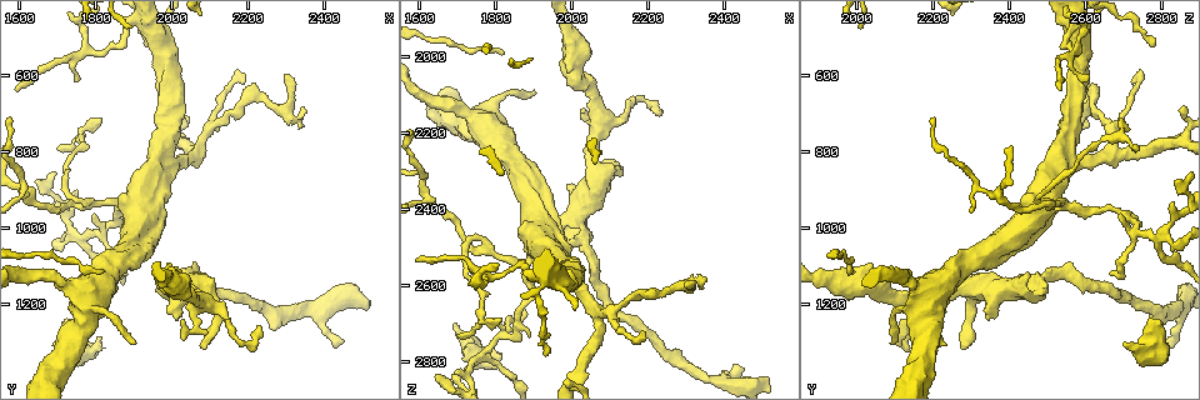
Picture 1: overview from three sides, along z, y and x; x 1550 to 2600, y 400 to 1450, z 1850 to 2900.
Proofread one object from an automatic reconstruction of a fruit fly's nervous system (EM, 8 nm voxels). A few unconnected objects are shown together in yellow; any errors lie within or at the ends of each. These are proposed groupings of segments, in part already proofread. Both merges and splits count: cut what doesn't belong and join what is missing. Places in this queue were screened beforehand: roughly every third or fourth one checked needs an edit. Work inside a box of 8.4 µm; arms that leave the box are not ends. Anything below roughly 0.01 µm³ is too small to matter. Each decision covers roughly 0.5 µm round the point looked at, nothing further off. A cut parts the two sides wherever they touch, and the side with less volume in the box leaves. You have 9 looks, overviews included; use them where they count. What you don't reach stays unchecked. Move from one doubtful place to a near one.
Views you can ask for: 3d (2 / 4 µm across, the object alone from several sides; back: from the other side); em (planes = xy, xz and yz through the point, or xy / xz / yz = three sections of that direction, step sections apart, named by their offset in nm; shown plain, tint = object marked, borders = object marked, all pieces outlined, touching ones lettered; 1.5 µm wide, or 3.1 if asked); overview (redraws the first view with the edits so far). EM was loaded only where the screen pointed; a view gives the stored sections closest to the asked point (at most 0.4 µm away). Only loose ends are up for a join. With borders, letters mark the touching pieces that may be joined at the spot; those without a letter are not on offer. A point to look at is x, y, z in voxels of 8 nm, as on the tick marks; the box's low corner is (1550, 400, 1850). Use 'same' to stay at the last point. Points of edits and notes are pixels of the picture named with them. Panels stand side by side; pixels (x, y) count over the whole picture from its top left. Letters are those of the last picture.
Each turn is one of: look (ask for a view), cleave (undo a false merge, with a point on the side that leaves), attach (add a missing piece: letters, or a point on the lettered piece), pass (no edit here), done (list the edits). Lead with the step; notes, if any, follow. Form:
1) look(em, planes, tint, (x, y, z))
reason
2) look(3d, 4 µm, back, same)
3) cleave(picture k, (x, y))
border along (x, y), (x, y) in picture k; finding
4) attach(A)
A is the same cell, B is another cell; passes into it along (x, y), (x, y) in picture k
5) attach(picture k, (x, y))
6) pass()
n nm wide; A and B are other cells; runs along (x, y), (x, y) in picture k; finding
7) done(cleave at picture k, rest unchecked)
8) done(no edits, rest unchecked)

look(em, xy, step 4, borders, (2350, 685, 2580))

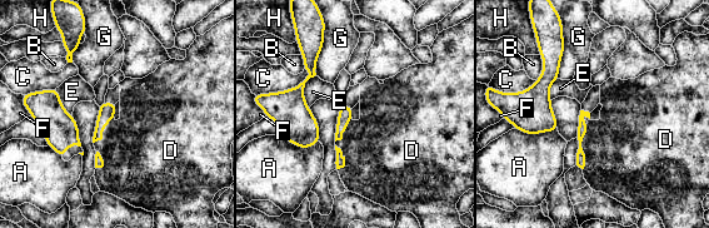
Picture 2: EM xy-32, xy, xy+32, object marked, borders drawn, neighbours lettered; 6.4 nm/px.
look(em, xz, step 8, borders, same)

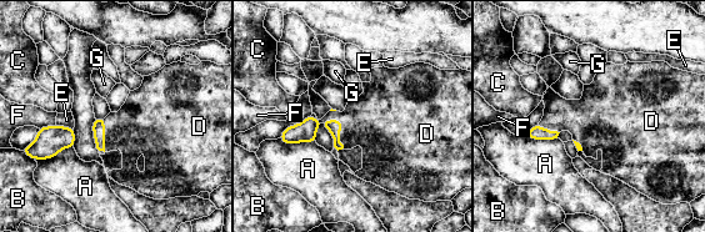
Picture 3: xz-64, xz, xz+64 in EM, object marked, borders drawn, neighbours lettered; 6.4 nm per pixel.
attach(D)
D touches over 300 nm; D is the same cell, A, B, C, E, F and G are other cells; passes into it along (334, 126), (340, 120), (379, 121) in picture 3; it goes on there

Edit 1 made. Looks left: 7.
look(3d, 2 µm, (2075, 795, 2680))
three-way junction

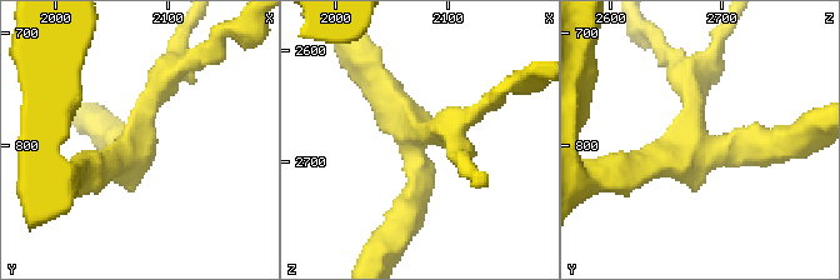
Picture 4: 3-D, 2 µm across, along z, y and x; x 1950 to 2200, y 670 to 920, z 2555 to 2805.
look(em, xy, step 4, tint, (2074, 794, 2676))
3 arms; shape alone is not enough

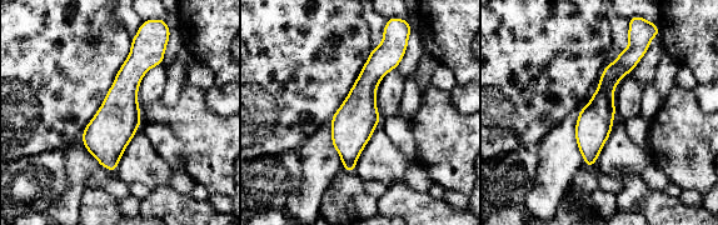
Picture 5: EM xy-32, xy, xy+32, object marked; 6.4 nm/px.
look(em, xy, step 4, borders, same)

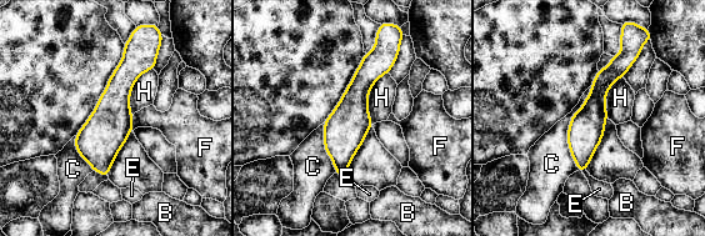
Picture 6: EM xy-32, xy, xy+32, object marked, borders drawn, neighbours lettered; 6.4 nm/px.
pass()
240 nm wide; B, C, E, F and H are other cells; border along (590, 86), (568, 127), (576, 170) in picture 6; all the same neuron

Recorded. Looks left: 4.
look(3d, 4 µm, (1700, 795, 2735))
free end

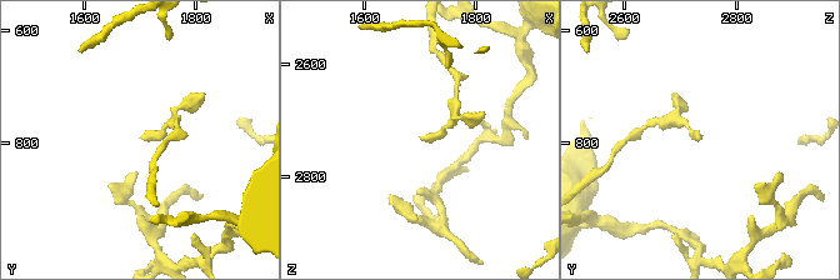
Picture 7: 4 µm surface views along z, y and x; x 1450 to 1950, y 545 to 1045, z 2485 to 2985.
look(em, xz, step 8, plain, (1700, 790, 2735))

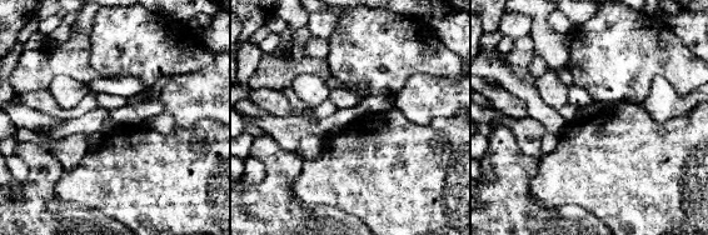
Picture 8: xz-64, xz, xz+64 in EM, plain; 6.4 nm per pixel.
look(em, xz, step 8, borders, same)

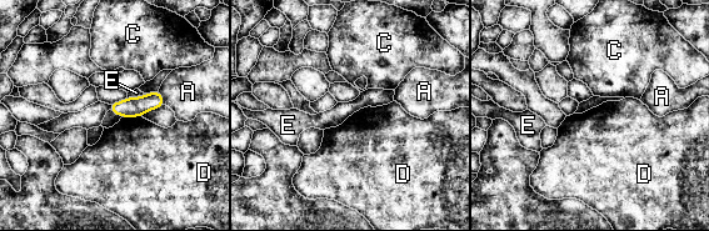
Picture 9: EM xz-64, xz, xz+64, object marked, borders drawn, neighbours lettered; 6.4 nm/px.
pass()
130 nm wide; A, C, D and E are other cells; border along (146, 94), (128, 98) in picture 9; no lettered piece goes on from it

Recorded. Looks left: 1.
look(em, xz, step 4, borders, (2085, 1320, 2275))
an open end

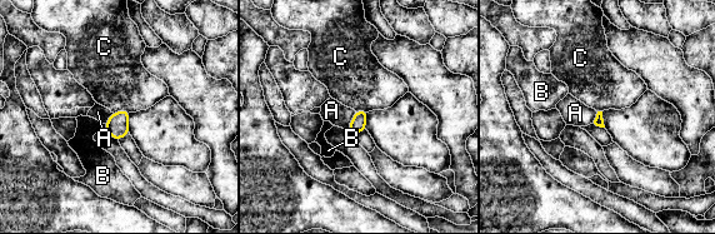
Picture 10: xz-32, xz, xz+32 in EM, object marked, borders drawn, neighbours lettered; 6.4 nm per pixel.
pass()
A, B and C are other cells; border along (355, 111), (346, 128) in picture 10; none of them fits

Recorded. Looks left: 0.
done(attach at picture 3, rest unchecked)

